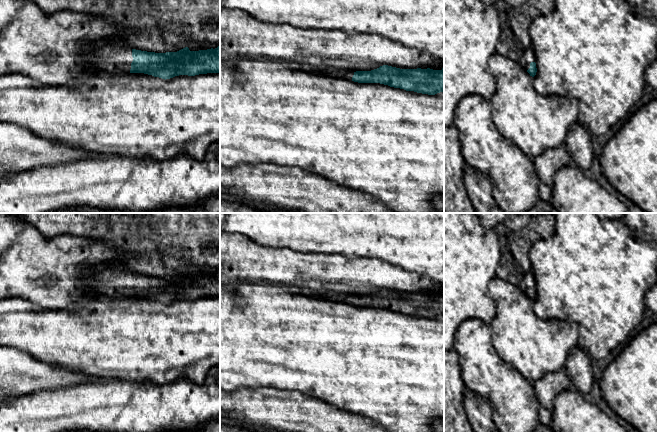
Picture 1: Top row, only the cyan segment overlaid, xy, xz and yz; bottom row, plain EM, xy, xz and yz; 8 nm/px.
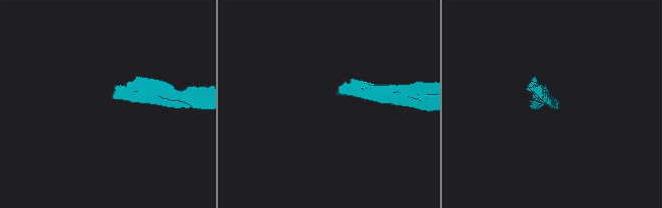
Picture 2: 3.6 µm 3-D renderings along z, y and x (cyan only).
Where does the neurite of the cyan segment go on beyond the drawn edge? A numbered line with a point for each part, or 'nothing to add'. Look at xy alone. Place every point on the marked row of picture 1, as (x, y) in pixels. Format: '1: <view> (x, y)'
1: xy (112, 58)

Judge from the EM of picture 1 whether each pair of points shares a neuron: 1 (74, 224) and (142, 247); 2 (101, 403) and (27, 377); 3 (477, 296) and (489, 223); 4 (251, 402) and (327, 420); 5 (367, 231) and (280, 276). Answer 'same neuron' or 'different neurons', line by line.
1: same neuron
2: different neurons
3: different neurons
4: same neuron
5: different neurons

